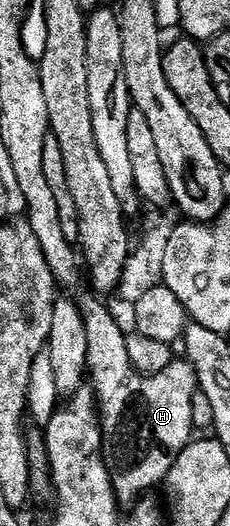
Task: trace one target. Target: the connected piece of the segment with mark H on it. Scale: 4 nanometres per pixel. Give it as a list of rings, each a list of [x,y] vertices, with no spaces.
[[[92,290],[75,296],[78,310],[87,332],[87,376],[91,381],[93,395],[97,397],[97,411],[101,418],[101,443],[105,453],[105,464],[113,479],[113,493],[122,505],[129,506],[142,499],[153,487],[160,485],[169,475],[171,466],[183,454],[183,450],[195,436],[191,406],[193,395],[198,392],[197,371],[184,358],[175,358],[167,370],[154,376],[145,376],[131,366],[127,355],[127,332],[121,329],[113,312],[104,304],[102,297]]]

